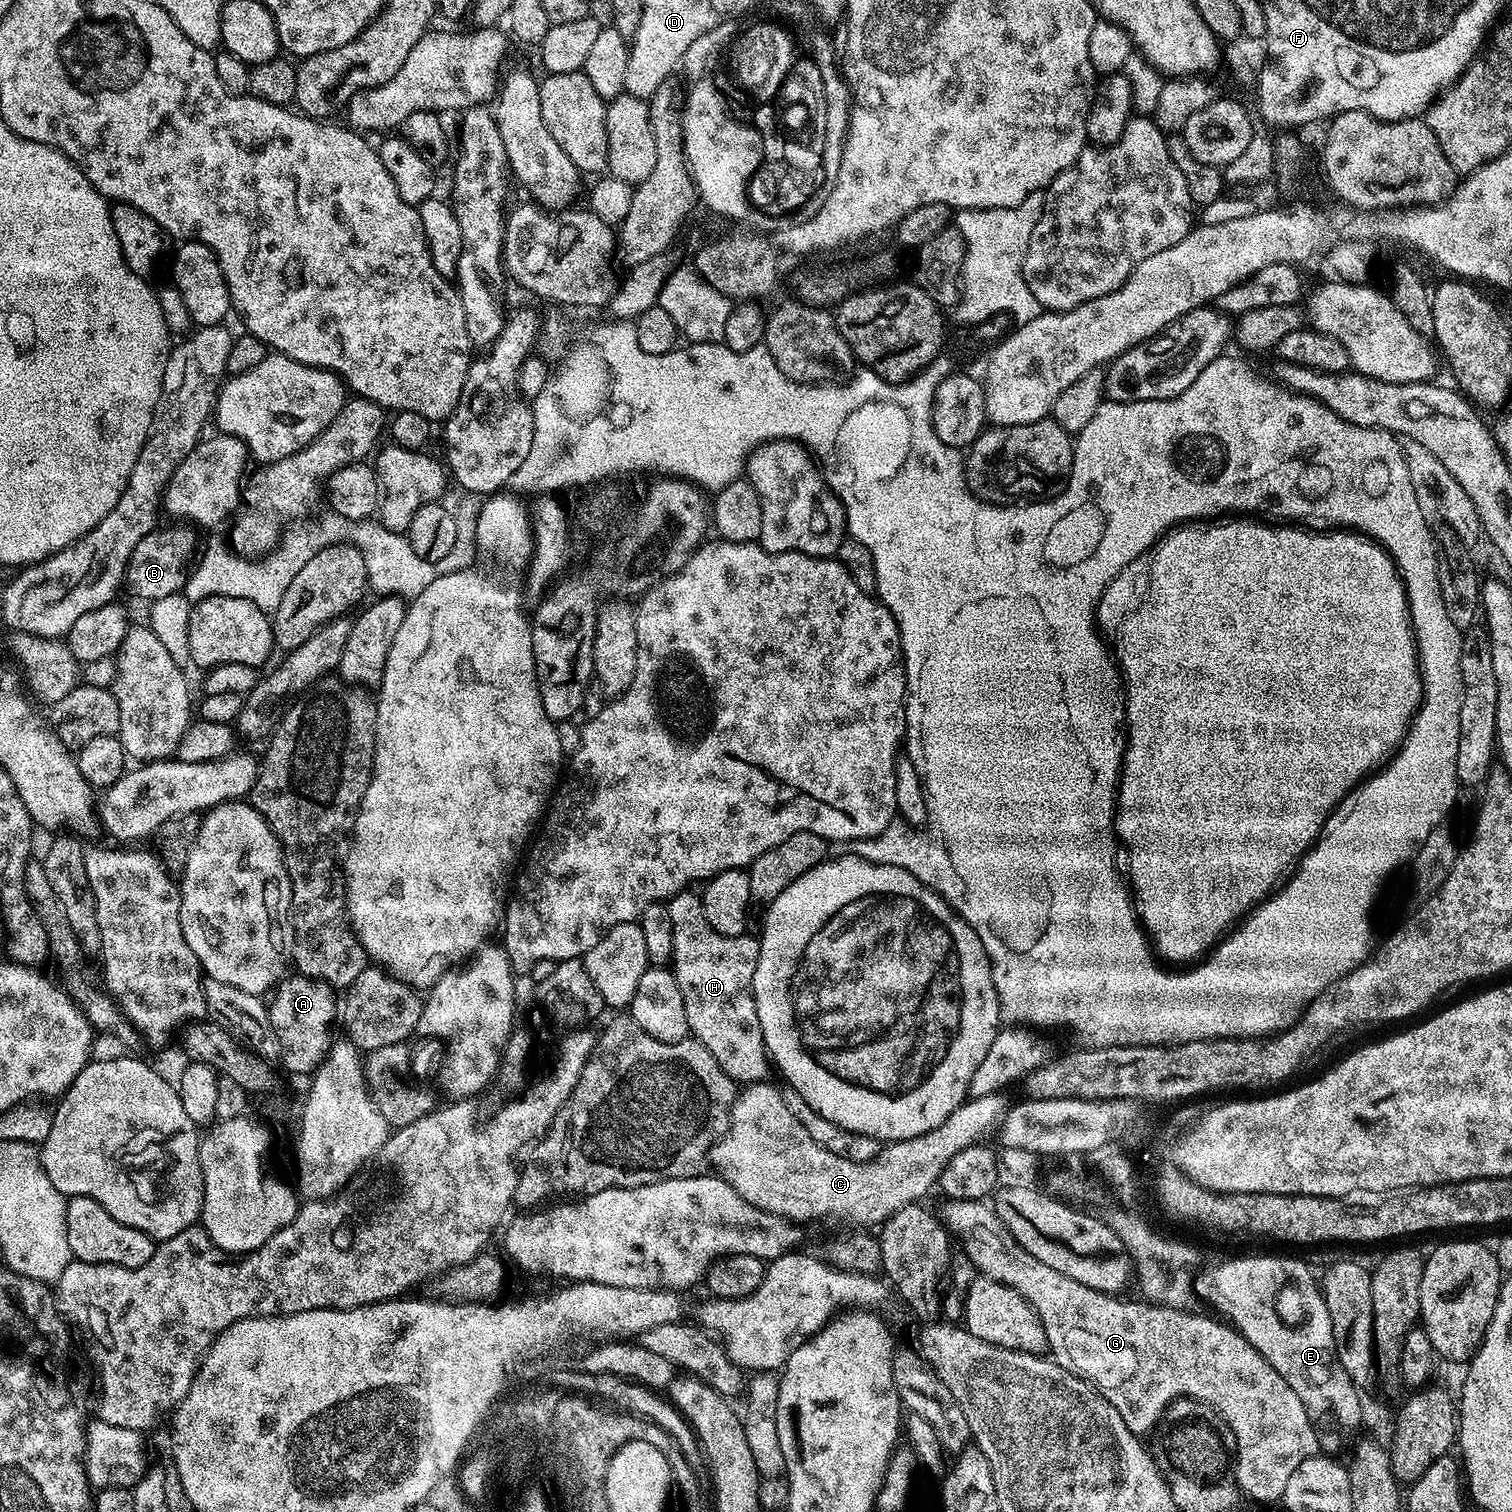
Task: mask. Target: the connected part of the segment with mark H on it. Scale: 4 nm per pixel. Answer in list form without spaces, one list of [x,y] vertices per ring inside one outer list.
[[[692,890],[677,892],[667,901],[667,906],[670,926],[674,926],[674,950],[670,967],[676,975],[678,990],[682,990],[691,1039],[702,1042],[702,1046],[706,1046],[706,1050],[714,1054],[714,1062],[718,1062],[718,1066],[722,1066],[722,1070],[726,1070],[726,1074],[735,1080],[737,1085],[747,1086],[767,1081],[770,1057],[768,1049],[764,1046],[764,1035],[758,1022],[758,1010],[752,997],[754,970],[760,953],[759,943],[740,944],[744,942],[734,942],[733,937],[718,934],[718,930],[714,930],[710,922],[706,922],[703,899],[697,893],[695,896]]]

